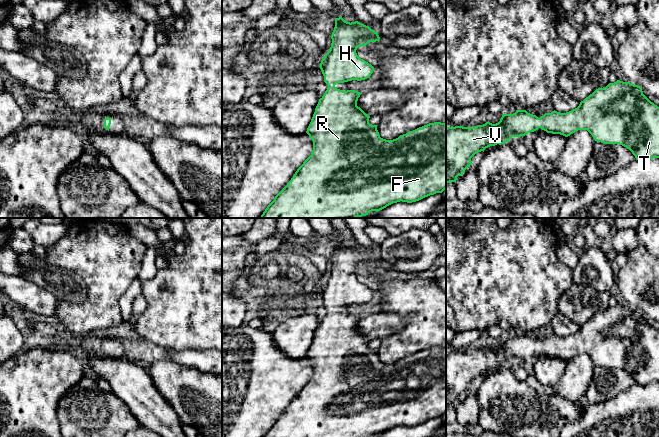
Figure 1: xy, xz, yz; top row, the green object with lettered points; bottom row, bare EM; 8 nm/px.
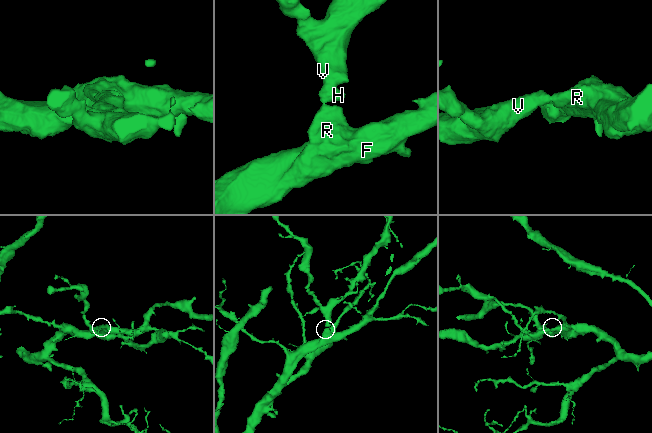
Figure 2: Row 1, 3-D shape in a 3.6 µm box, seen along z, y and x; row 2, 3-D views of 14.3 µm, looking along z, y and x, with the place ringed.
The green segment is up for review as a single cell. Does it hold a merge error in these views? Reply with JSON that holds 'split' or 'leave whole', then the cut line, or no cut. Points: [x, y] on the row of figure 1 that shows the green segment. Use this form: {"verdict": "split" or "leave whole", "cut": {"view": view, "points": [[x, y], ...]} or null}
{"verdict": "leave whole", "cut": null}

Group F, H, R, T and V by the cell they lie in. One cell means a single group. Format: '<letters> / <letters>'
F H R T V

